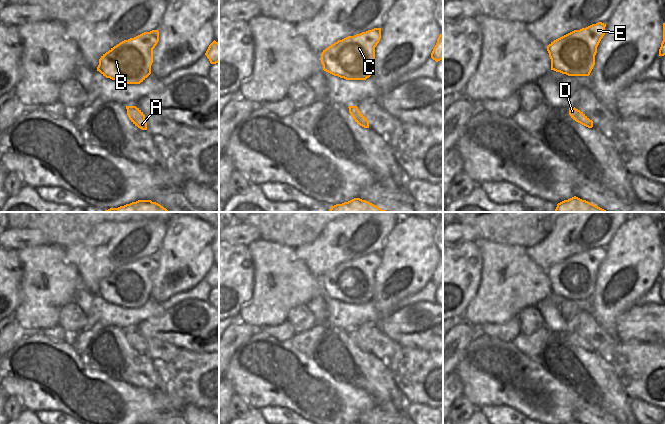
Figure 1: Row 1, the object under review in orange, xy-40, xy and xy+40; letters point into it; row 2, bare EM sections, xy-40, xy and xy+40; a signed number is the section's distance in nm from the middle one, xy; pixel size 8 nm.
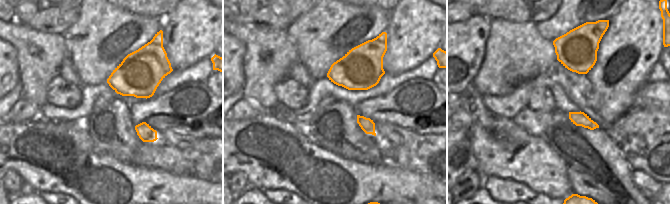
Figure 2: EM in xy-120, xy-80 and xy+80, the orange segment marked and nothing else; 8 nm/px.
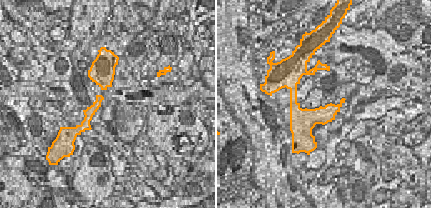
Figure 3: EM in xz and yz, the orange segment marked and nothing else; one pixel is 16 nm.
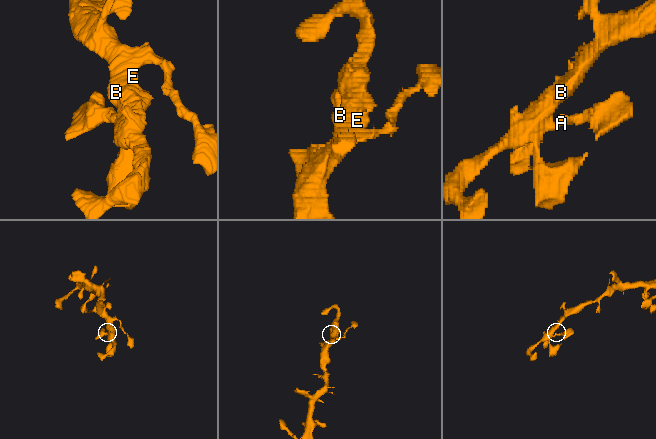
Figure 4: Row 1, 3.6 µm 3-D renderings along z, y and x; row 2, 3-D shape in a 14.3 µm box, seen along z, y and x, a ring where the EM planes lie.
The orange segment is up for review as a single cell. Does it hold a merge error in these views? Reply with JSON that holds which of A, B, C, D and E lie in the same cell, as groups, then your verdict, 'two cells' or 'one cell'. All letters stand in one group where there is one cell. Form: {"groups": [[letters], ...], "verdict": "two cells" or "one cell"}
{"groups": [["A", "B", "C", "D", "E"]], "verdict": "one cell"}

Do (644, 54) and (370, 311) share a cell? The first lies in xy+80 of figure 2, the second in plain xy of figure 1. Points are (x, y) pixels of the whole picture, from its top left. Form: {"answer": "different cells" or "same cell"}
{"answer": "different cells"}

